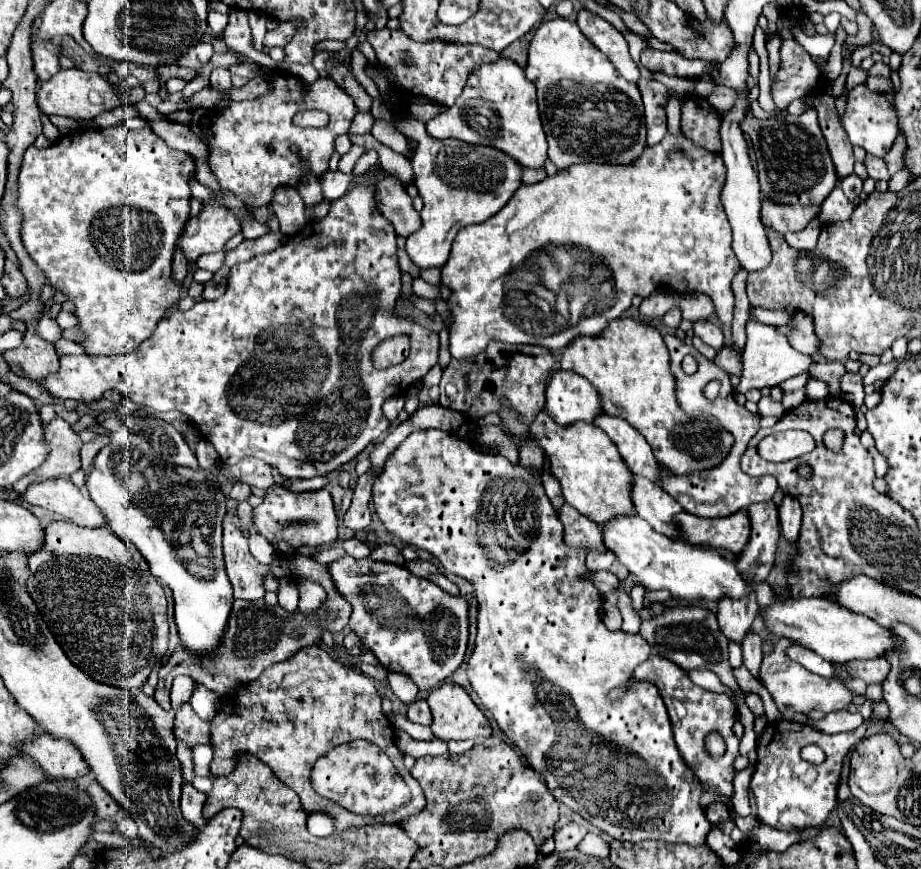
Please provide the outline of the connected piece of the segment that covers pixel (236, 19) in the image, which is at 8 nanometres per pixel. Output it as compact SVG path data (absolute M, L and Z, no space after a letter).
M230 9L228 11L228 25L226 25L224 33L222 33L222 39L228 45L228 49L244 53L250 61L258 63L260 67L278 69L276 61L272 61L268 55L264 55L263 52L256 51L252 47L252 33L250 33L248 11L246 9Z

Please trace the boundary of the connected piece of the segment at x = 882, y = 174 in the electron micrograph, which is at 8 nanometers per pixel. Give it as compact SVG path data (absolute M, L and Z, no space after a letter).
M866 155L864 165L866 165L868 175L870 175L872 179L876 179L876 181L880 181L880 179L890 179L888 169L886 169L886 163L884 163L882 159L876 159L876 157L872 157L872 155Z

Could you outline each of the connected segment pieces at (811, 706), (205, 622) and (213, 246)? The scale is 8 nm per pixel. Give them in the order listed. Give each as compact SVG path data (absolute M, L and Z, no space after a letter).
M774 647L770 655L764 657L762 667L760 667L760 675L762 675L762 685L770 691L770 695L774 697L780 713L784 719L792 719L794 713L804 713L808 715L810 711L818 709L824 713L832 713L832 711L846 711L852 703L854 703L854 693L844 685L842 679L838 677L822 677L816 675L808 669L804 669L802 665L790 661L784 653L782 647Z
M134 411L122 417L122 425L124 431L114 431L110 445L96 455L94 469L86 477L86 487L92 501L104 513L112 533L124 543L132 543L146 559L150 573L172 589L176 605L174 617L186 651L198 657L210 655L218 647L234 601L222 557L222 519L226 511L222 485L214 471L206 471L198 465L194 451L168 421Z
M216 193L212 203L206 203L198 217L190 217L180 239L178 247L194 263L200 255L222 251L226 241L240 231L240 219L226 207L220 193Z

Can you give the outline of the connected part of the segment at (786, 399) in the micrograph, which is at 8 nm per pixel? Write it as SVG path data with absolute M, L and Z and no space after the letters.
M800 389L800 391L794 391L794 393L784 393L782 395L782 407L788 411L796 405L800 405L800 401L806 399L806 389Z

